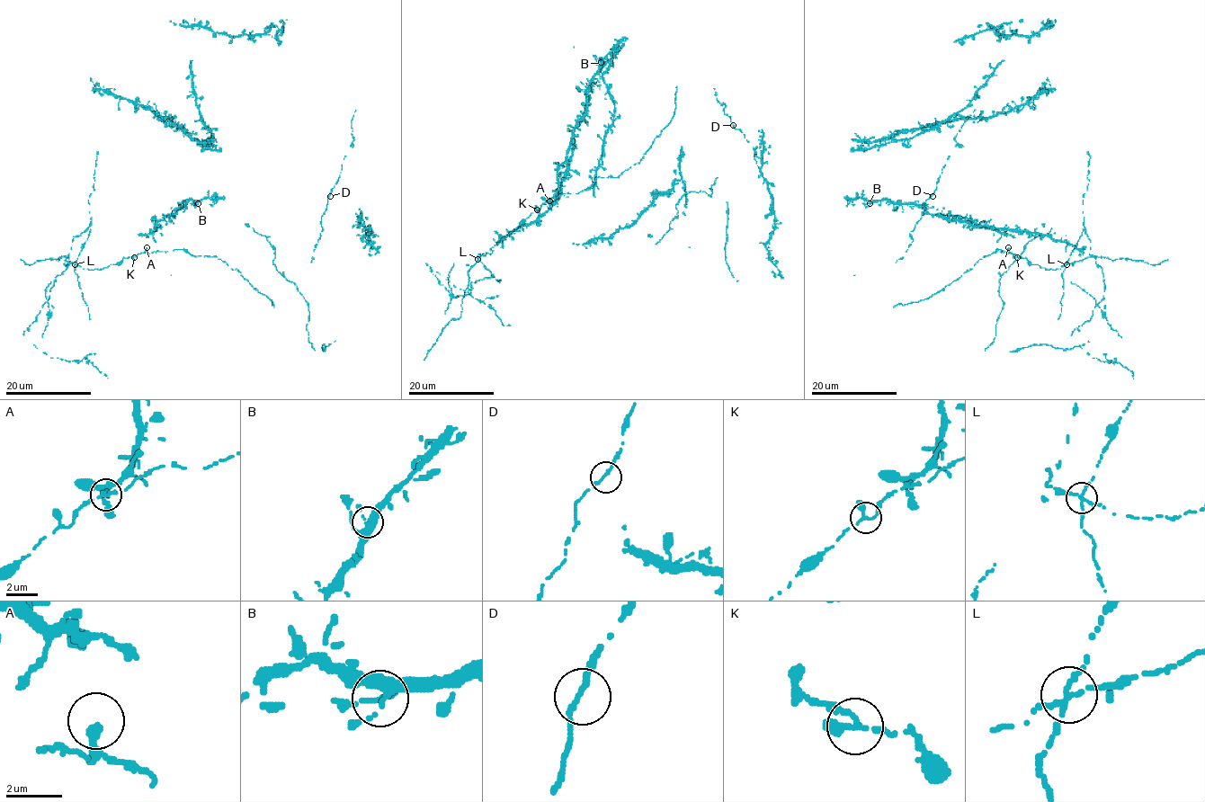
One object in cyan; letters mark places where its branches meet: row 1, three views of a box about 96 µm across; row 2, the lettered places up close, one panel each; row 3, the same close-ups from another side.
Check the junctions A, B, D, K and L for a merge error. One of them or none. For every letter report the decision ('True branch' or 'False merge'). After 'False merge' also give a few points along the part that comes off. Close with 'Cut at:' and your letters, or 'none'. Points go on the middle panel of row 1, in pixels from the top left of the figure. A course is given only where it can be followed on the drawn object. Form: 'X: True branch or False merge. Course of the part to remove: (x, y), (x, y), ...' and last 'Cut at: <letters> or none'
A: True branch
B: True branch
D: True branch
K: True branch
L: False merge
Cut at: L

